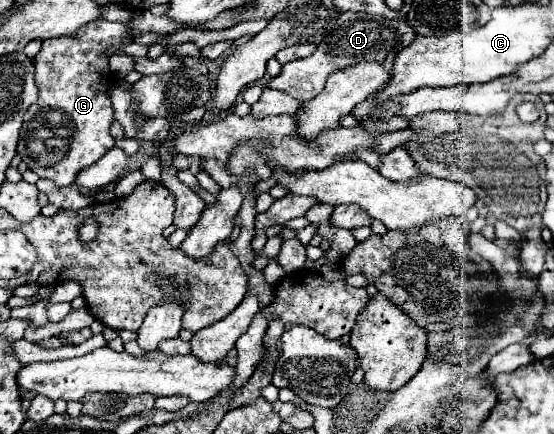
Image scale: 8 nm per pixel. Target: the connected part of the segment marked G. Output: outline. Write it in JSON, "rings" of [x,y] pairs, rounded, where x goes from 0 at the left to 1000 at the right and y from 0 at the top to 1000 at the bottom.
{"rings":[[[171,46],[153,55],[128,83],[106,83],[99,92],[78,92],[74,120],[63,129],[63,189],[70,198],[70,230],[49,253],[31,350],[38,369],[70,401],[74,410],[96,415],[103,429],[125,429],[135,415],[135,396],[171,378],[186,364],[204,336],[208,323],[197,309],[197,290],[204,281],[204,249],[197,226],[197,203],[208,198],[211,180],[197,161],[197,111],[218,111],[236,97],[233,60],[218,51]]]}

